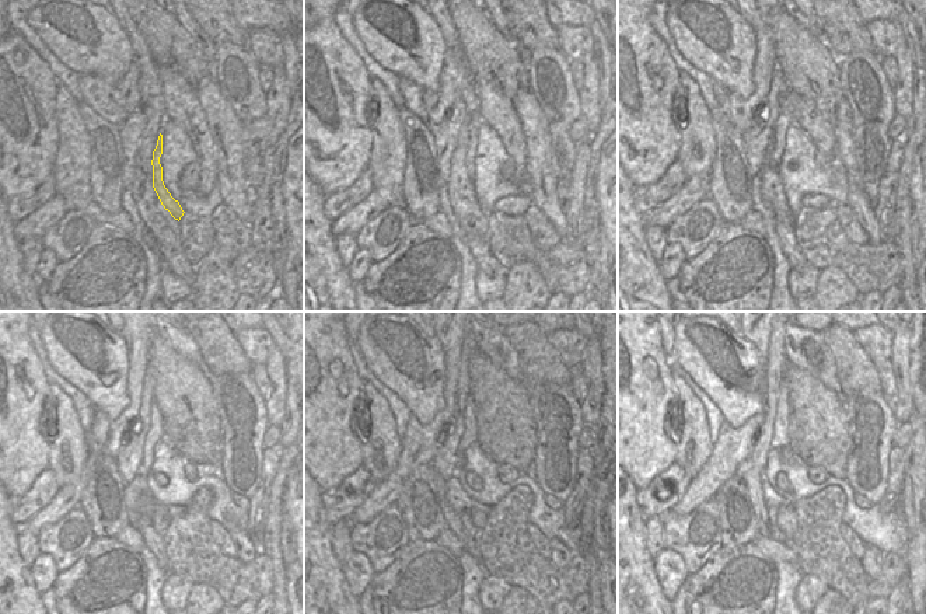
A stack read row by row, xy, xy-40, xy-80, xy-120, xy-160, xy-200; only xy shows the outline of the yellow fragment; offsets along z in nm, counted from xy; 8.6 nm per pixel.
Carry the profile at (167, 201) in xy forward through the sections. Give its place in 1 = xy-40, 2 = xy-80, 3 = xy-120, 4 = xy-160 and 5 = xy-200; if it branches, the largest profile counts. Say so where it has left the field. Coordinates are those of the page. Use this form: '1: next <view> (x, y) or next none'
1: next xy-40 (474, 121)
2: next xy-80 (774, 153)
3: next xy-120 (156, 432)
4: next xy-160 (470, 435)
5: next xy-200 (779, 440)

